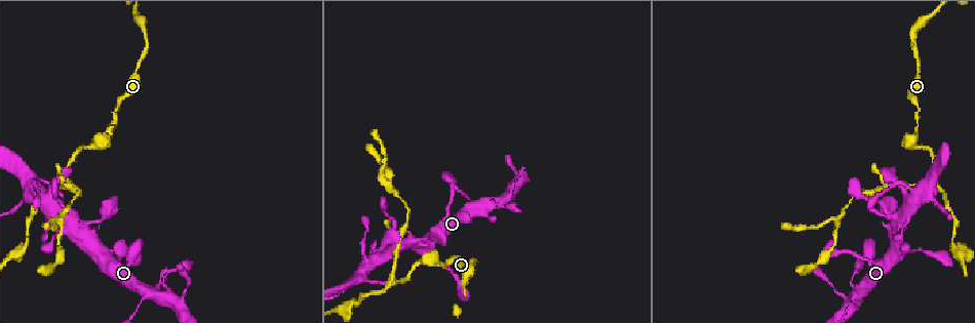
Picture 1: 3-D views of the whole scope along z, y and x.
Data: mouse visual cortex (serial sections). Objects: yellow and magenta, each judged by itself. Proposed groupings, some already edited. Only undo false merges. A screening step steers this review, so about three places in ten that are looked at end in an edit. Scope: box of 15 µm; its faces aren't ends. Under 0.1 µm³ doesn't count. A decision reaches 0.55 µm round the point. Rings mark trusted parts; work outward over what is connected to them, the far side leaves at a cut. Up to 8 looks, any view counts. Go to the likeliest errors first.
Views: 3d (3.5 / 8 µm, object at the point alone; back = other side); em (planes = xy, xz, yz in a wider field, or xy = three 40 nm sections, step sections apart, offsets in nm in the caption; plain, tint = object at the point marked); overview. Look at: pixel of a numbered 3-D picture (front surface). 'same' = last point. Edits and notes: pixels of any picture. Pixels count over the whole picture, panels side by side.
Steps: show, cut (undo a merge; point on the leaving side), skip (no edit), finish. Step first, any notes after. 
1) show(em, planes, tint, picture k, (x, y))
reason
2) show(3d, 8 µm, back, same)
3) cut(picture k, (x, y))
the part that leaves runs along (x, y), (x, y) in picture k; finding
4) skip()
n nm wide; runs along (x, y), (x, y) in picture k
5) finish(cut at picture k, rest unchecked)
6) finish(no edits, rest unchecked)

show(3d, 3.5 µm, back, picture 1, (82, 232))
two arms in line, one across

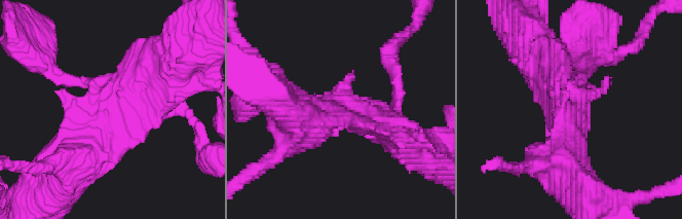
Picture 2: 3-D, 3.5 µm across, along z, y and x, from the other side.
show(em, xy, step 1, tint, picture 2, (116, 110))

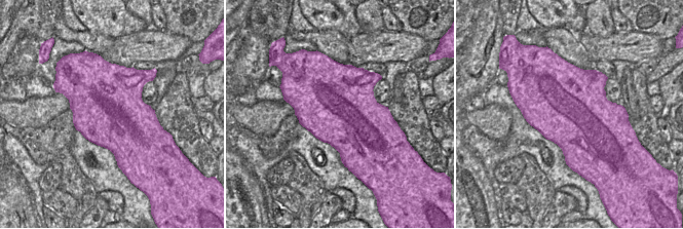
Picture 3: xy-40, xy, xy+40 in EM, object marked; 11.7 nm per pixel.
skip()
900 nm wide; runs along (70, 166), (139, 86), (167, 74) in picture 2; continuous, no second cell

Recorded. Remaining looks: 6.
show(3d, 3.5 µm, picture 1, (104, 132))
sudden change in width

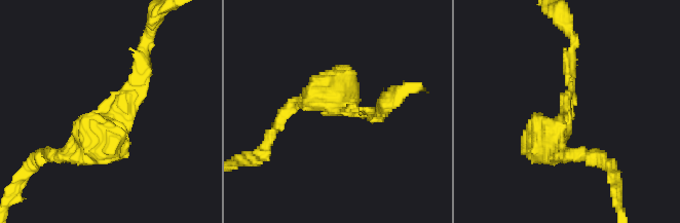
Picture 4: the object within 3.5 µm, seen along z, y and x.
show(em, planes, tint, picture 4, (340, 111))
need the tissue

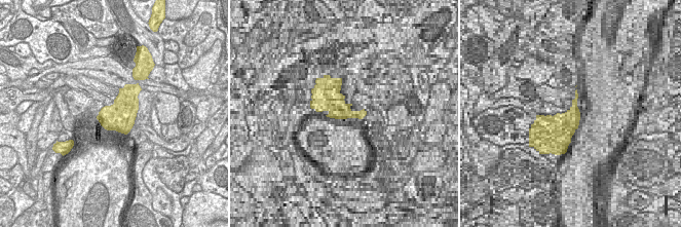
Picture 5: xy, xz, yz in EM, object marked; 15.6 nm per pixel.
skip()
arms of 150, 350 nm; runs along (144, 54), (106, 131), (68, 153) in picture 4; continuous, no second cell

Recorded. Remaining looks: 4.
show(3d, 8 µm, back, picture 1, (390, 282))
a fork

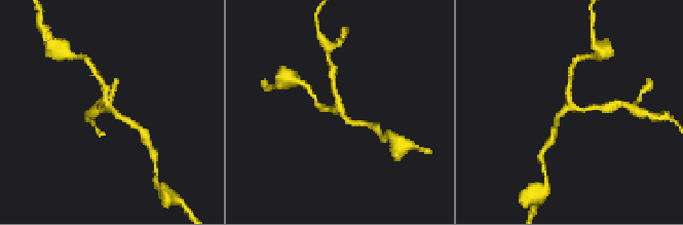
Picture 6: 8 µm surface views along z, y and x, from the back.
show(3d, 3.5 µm, picture 6, (105, 106))

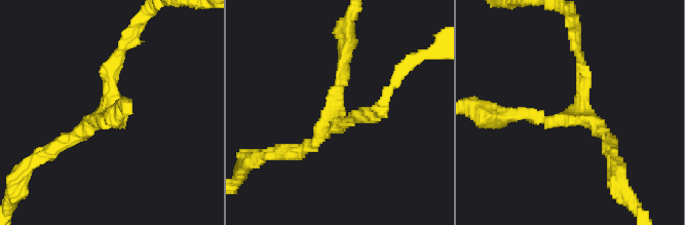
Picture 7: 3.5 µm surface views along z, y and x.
show(em, xy, step 1, tint, picture 7, (338, 115))
3 arms; arms of 150, 200, 200 nm

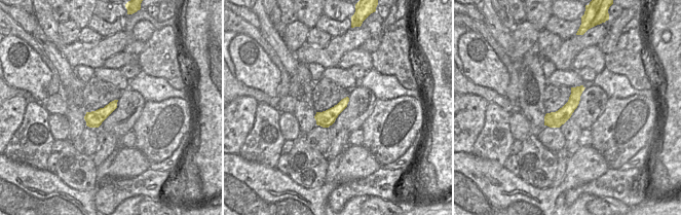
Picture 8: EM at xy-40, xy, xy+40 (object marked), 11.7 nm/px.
skip()
190 nm wide; runs along (577, 50), (582, 95), (572, 116), (514, 116) in picture 7; one cell here

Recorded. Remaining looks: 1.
finish(no edits, rest unchecked)

